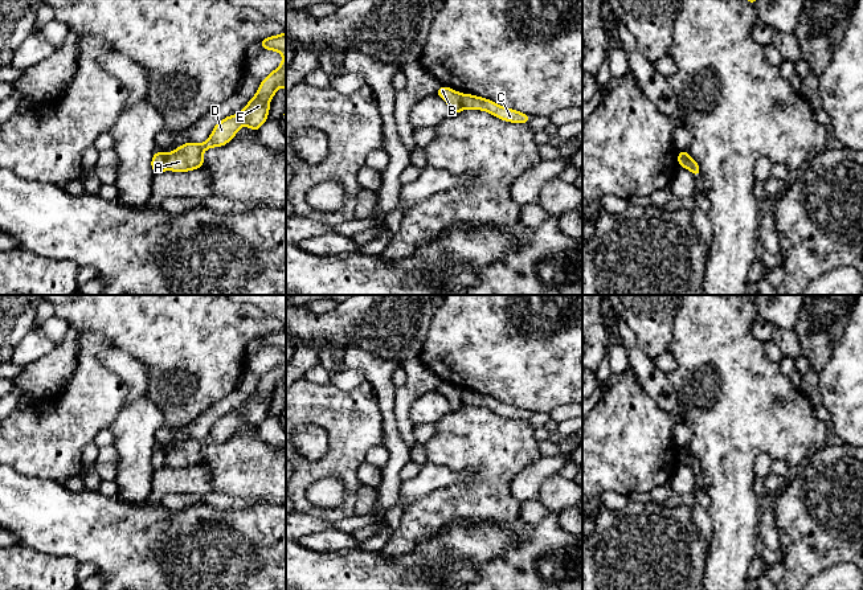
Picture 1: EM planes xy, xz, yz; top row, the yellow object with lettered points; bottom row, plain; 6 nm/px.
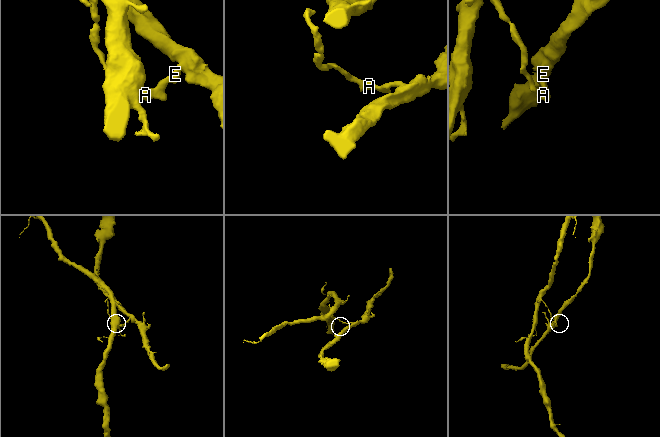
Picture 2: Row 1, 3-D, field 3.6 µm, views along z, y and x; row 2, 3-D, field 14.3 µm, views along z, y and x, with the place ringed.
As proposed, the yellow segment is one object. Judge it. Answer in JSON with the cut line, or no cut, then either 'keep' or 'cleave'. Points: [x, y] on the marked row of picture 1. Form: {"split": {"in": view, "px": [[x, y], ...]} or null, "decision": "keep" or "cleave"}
{"split": {"in": "xy", "px": [[163, 154], [166, 168]]}, "decision": "cleave"}

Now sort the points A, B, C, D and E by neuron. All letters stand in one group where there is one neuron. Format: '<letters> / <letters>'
A C D E / B

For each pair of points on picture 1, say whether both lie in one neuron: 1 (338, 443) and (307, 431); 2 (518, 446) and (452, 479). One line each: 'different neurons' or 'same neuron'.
1: different neurons
2: different neurons

